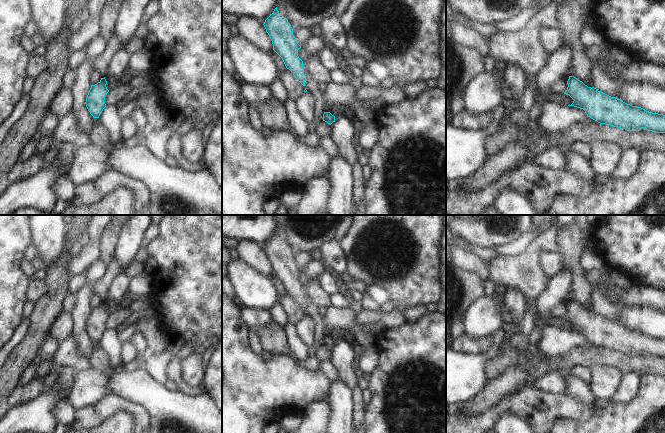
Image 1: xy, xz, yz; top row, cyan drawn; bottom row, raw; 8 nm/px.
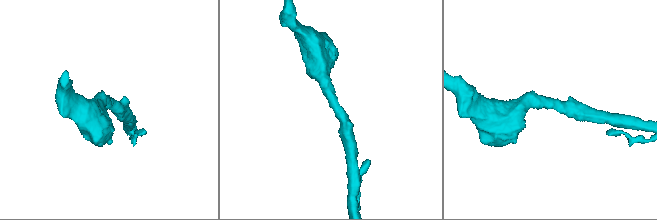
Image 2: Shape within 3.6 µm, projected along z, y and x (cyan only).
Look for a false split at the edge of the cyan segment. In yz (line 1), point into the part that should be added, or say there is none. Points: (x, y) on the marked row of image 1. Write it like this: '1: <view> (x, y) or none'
1: none

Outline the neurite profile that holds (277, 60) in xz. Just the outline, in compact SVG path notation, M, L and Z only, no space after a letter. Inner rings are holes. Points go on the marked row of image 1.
M275 51L271 52L270 55L271 55L271 59L272 59L276 69L279 72L286 69L286 66L283 62L282 58Z

